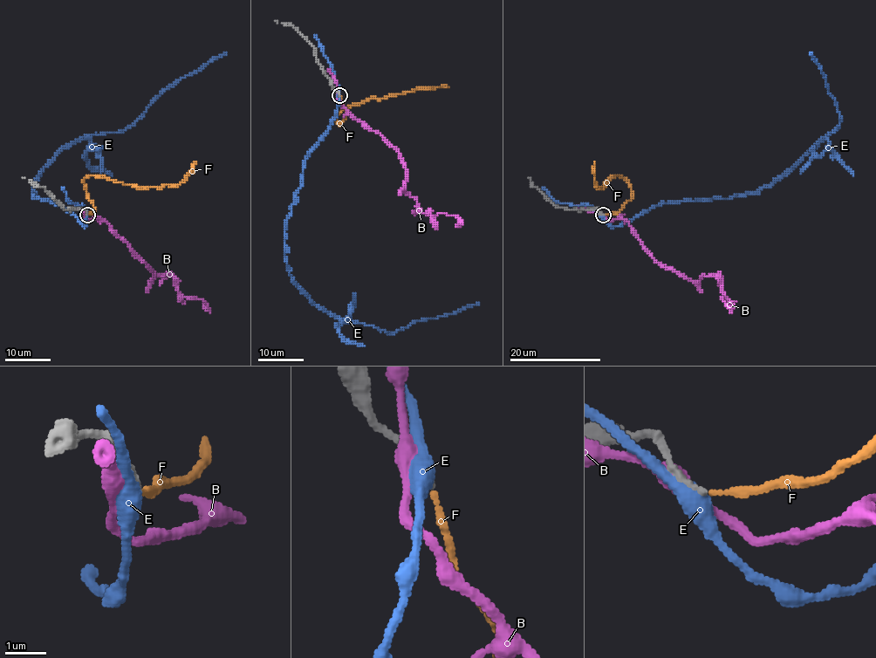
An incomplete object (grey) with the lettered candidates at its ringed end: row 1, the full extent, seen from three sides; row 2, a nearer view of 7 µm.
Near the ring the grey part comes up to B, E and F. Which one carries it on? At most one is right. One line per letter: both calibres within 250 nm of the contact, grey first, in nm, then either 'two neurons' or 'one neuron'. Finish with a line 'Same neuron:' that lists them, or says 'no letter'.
B: 200 nm thick on the grey side, 340 nm on the other; two neurons
E: 180 nm thick on the grey side, 360 nm on the other; two neurons
F: 130 nm thick on the grey side, 150 nm on the other; one neuron
Same neuron: F

